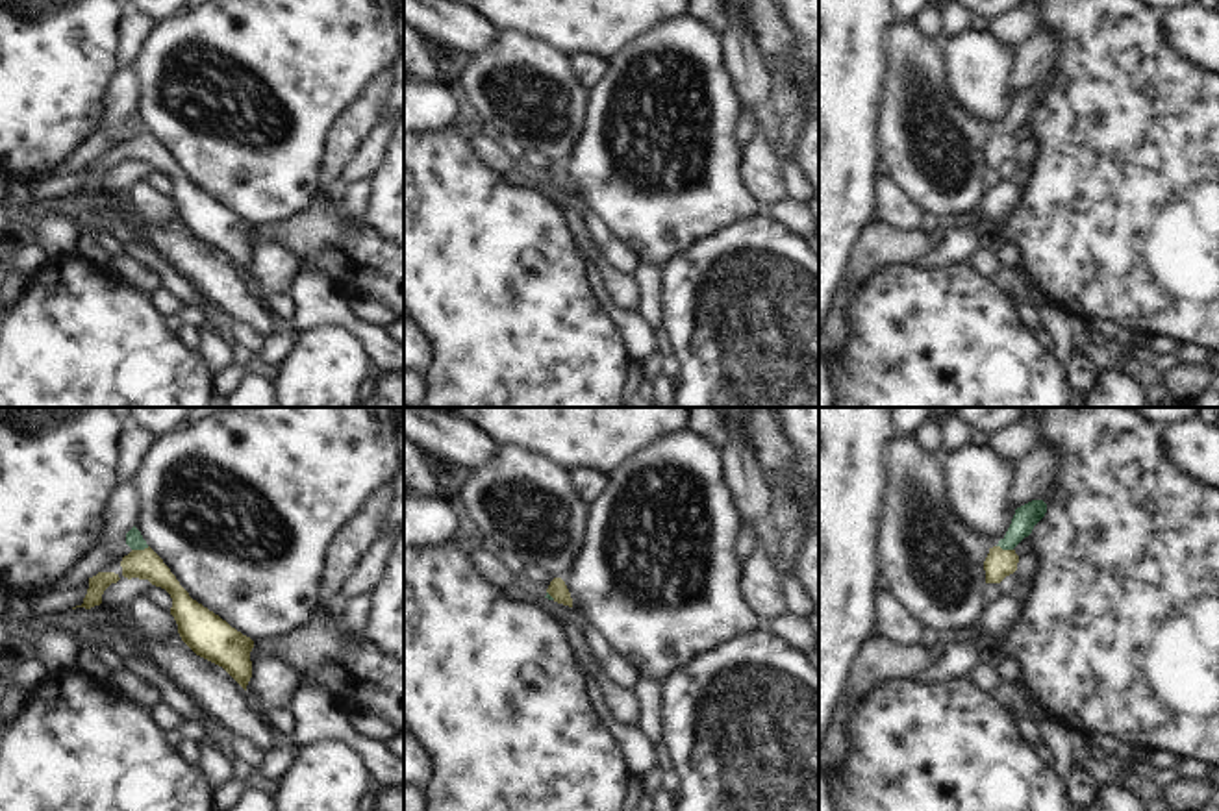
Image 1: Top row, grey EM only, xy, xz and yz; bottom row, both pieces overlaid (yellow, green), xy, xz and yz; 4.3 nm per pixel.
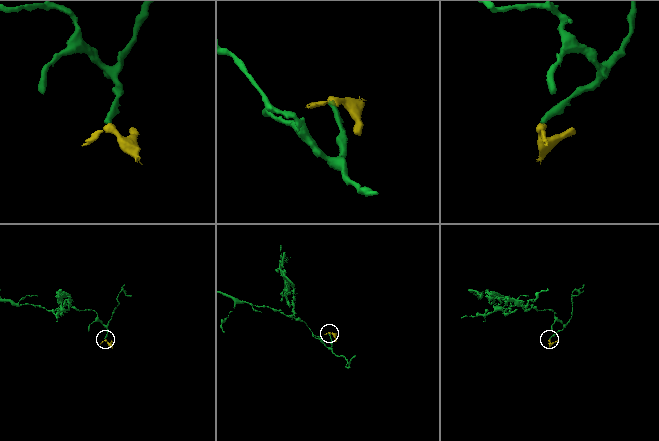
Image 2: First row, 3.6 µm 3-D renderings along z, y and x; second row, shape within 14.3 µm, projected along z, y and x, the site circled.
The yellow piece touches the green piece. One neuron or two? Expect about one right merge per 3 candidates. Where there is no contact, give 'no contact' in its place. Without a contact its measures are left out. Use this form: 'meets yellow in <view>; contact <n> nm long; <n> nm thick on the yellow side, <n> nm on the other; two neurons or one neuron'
meets yellow in xy; contact 80 nm long; 130 nm thick on the yellow side, 80 nm on the other; two neurons

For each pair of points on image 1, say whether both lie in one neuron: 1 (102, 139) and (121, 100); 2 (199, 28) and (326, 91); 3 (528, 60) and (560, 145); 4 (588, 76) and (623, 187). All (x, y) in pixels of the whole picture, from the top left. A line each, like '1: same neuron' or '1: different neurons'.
1: same neuron
2: same neuron
3: same neuron
4: different neurons

